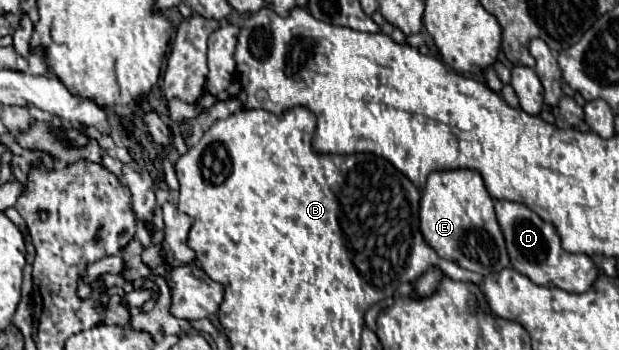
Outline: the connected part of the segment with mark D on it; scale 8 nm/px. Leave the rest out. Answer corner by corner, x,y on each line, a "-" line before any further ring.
494,199
494,207
502,233
506,237
506,247
508,247
512,267
516,271
522,271
522,275
530,277
530,281
542,287
558,287
568,293
584,293
594,285
598,277
598,267
594,265
594,261
588,255
574,255
564,251
560,243
560,235
552,223
540,219
524,203

